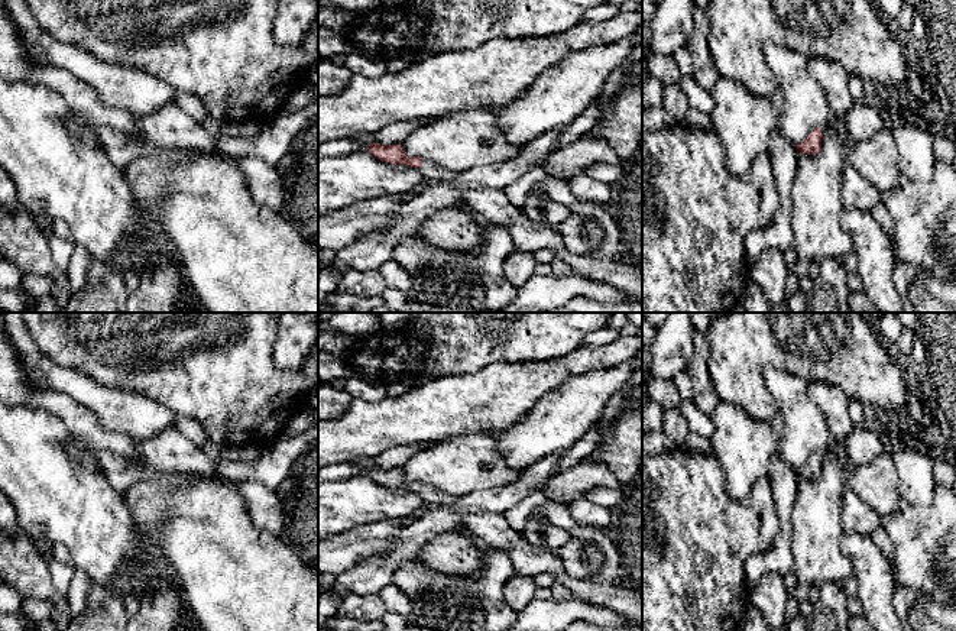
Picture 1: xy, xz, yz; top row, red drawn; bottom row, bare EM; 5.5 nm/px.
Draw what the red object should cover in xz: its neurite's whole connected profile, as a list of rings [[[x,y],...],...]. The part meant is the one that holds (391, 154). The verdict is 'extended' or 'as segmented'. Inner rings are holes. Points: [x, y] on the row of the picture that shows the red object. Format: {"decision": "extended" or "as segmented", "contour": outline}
{"decision": "extended", "contour": [[[354,135],[351,137],[367,146],[367,152],[380,159],[382,162],[392,165],[406,165],[408,168],[418,168],[428,182],[454,182],[458,179],[458,172],[445,172],[435,162],[421,159],[419,156],[406,156],[402,145],[382,145],[375,142],[375,135]]]}

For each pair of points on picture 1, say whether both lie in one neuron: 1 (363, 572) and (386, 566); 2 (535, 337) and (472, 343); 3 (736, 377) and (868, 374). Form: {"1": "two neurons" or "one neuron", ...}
{"1": "one neuron", "2": "one neuron", "3": "one neuron"}

